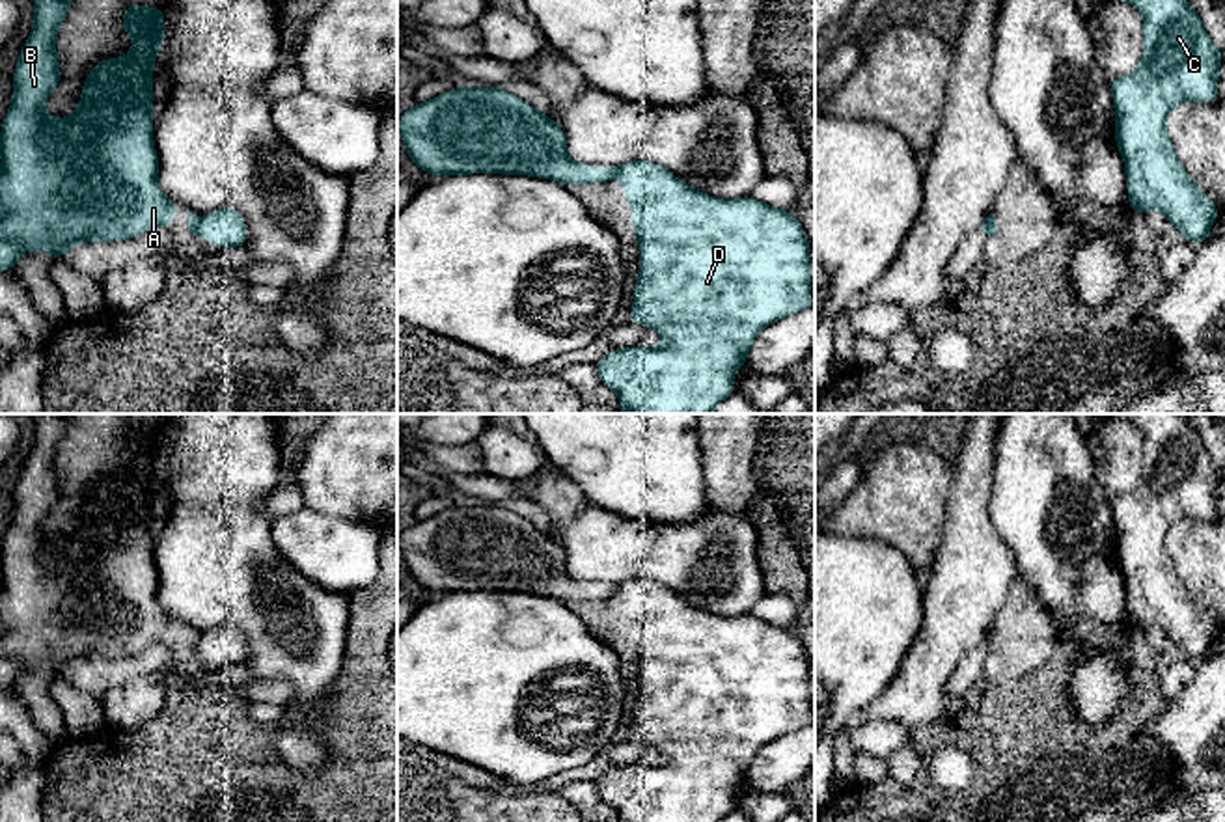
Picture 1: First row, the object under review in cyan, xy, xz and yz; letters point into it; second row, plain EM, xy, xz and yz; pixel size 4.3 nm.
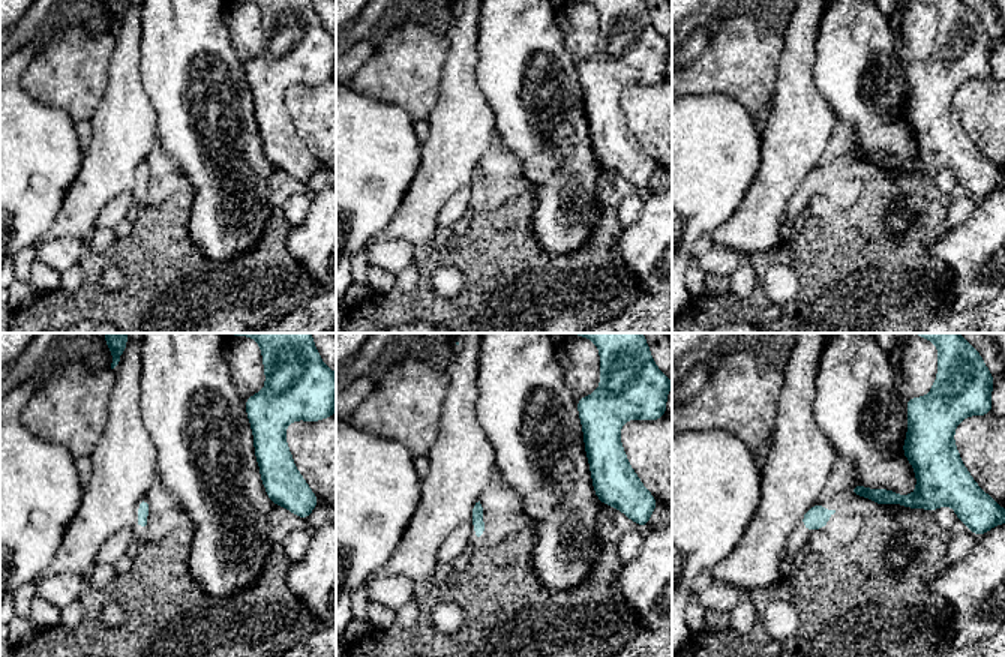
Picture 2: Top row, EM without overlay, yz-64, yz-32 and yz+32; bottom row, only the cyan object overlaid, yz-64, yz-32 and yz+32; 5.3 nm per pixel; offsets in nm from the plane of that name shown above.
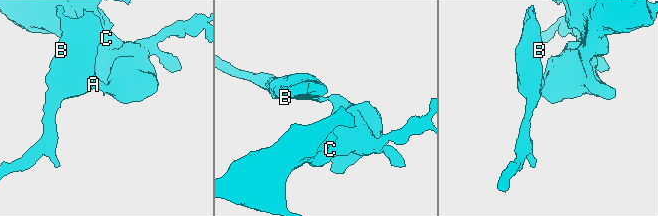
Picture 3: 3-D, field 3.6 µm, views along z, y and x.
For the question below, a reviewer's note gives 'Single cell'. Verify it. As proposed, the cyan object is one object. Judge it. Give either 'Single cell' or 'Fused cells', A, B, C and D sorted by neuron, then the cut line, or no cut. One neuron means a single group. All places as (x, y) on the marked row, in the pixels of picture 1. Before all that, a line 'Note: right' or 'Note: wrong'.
Note: wrong
Fused cells. Groups: A B / C D. Split along xy (198, 220), (194, 232)

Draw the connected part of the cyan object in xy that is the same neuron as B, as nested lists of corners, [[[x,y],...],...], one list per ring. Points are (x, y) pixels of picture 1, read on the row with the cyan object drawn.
[[[34,0],[34,28],[13,71],[13,99],[0,132],[0,272],[13,272],[19,255],[28,250],[63,259],[80,242],[129,240],[149,227],[173,229],[179,209],[157,183],[153,144],[153,63],[164,45],[166,11],[129,4],[121,24],[121,34],[134,39],[129,54],[97,62],[84,80],[75,114],[48,117],[43,106],[62,82],[56,35],[71,4]]]

